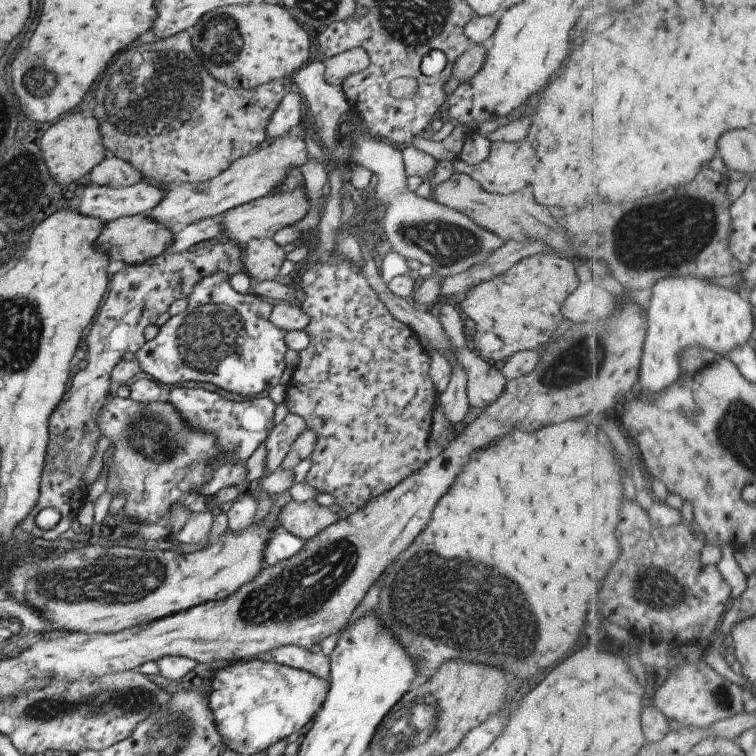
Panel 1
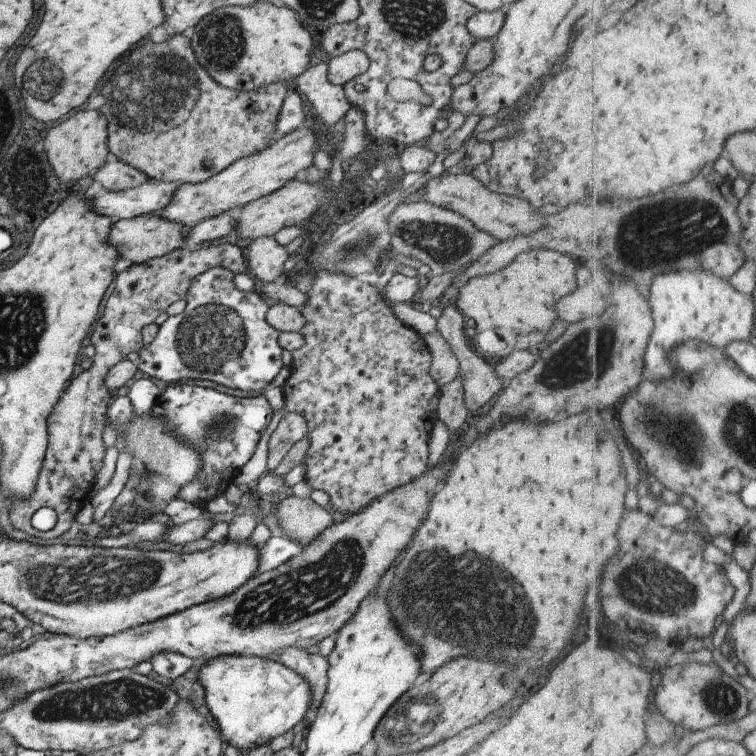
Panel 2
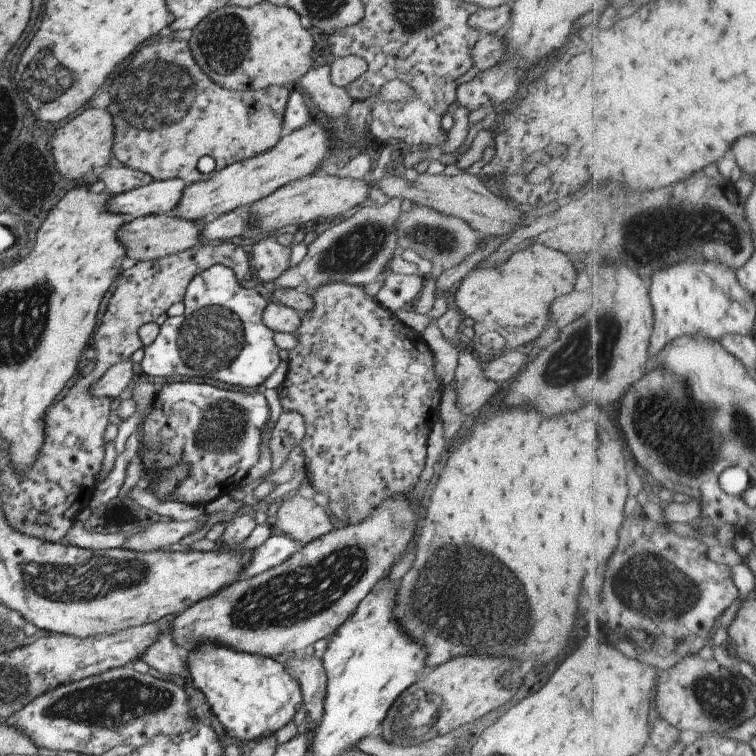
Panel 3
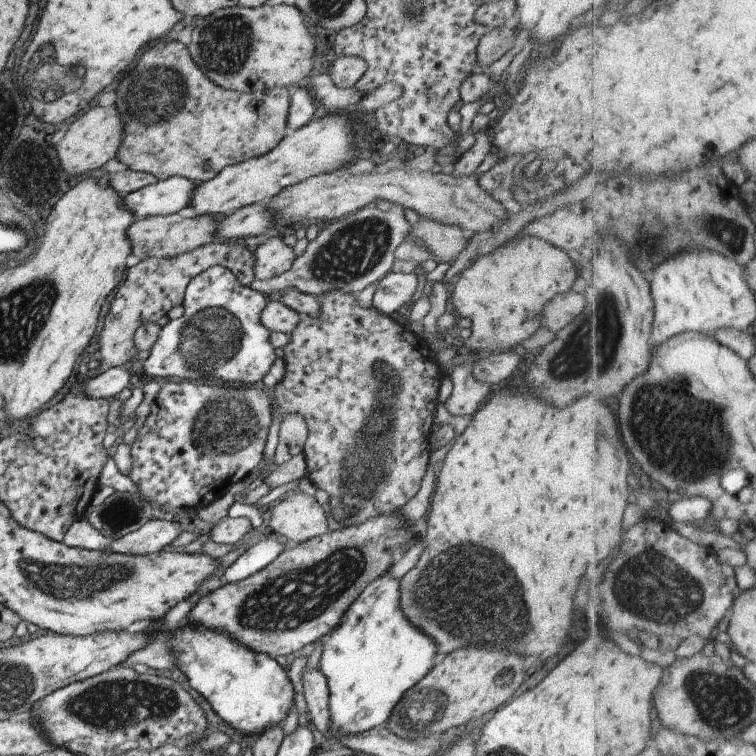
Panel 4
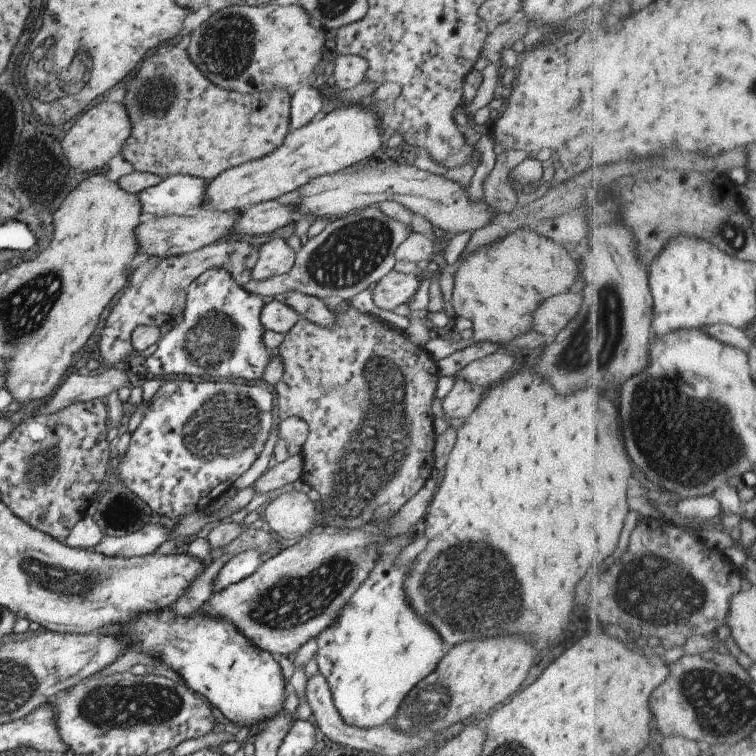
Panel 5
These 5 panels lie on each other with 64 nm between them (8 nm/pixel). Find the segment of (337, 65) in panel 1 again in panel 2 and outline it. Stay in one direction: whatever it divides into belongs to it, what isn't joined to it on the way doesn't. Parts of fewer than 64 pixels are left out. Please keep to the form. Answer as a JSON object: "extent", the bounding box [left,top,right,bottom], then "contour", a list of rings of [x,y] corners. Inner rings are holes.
{"extent":[327,51,369,88],"contour":[[[350,51],[332,57],[327,63],[329,81],[342,88],[353,78],[363,75],[369,69],[369,58],[362,51]]]}

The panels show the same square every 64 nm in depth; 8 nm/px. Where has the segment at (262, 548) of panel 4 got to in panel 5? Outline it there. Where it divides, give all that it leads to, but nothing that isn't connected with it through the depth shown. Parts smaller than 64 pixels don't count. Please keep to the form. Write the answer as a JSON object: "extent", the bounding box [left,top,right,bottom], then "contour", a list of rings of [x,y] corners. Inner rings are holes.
{"extent":[213,550,270,592],"contour":[[[251,550],[232,555],[213,582],[213,592],[224,590],[231,584],[243,581],[250,576],[270,555],[262,555],[258,551]]]}

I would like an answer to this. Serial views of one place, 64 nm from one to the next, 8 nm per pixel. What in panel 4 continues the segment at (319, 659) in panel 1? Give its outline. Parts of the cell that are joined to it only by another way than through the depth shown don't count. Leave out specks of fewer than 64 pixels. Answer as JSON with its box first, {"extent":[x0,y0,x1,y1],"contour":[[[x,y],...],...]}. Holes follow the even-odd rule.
{"extent":[303,669,332,737],"contour":[[[320,669],[307,670],[303,672],[304,696],[307,702],[307,712],[310,712],[314,726],[324,736],[332,737],[331,712],[329,709],[329,686],[327,678]]]}

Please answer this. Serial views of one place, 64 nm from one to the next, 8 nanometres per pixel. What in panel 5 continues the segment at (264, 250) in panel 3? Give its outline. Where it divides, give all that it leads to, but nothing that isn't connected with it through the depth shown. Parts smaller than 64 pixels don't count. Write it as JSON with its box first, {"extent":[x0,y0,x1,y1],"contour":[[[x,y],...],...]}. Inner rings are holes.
{"extent":[251,239,296,281],"contour":[[[272,239],[259,248],[259,259],[251,272],[251,278],[263,281],[290,272],[296,264],[295,252],[285,239]]]}

